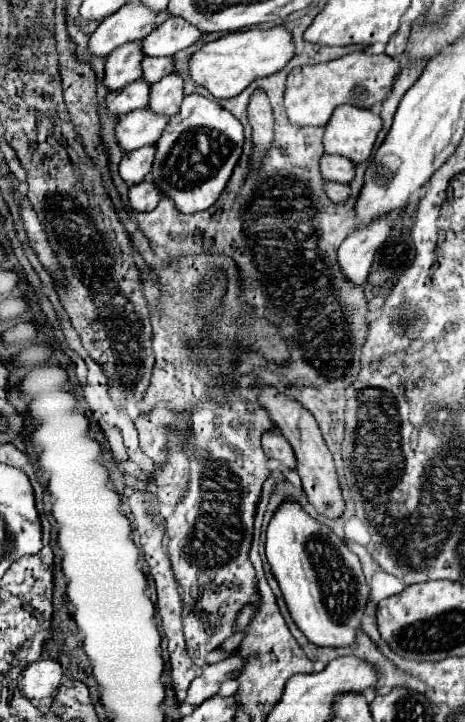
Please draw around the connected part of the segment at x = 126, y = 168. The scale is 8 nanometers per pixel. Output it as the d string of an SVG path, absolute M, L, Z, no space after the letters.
M147 145L147 147L135 149L135 151L127 151L121 159L119 175L127 183L141 183L151 171L153 159L155 159L155 145Z

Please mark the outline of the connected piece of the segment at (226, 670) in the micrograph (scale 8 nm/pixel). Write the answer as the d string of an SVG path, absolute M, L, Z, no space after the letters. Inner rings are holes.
M231 655L219 663L213 663L213 665L207 665L205 671L201 673L201 677L197 677L189 691L187 691L187 697L183 703L189 703L189 705L201 705L205 699L213 697L219 693L219 687L223 681L229 681L229 679L235 679L235 675L241 673L243 669L243 657L239 655Z

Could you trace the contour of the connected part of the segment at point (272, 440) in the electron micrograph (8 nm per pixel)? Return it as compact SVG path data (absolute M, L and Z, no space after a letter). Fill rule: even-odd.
M269 431L267 435L263 435L263 451L269 459L281 461L287 469L295 469L295 465L297 465L293 447L279 431Z

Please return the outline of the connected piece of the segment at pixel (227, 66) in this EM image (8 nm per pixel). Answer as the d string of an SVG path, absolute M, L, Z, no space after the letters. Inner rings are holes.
M283 25L271 29L235 31L203 45L203 49L197 51L189 61L189 77L197 85L209 89L213 97L229 99L237 97L257 77L269 77L283 71L293 57L295 57L295 43L291 31L287 31Z

